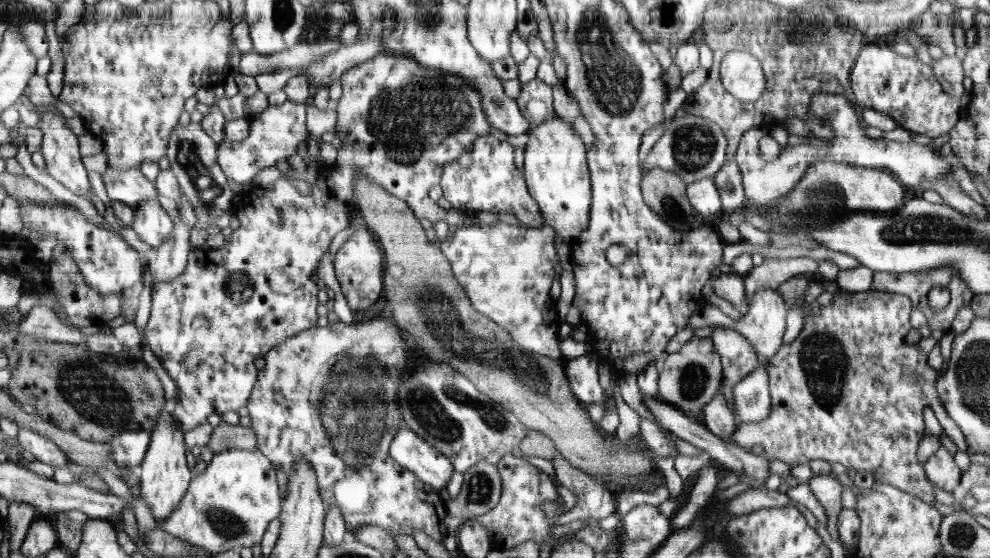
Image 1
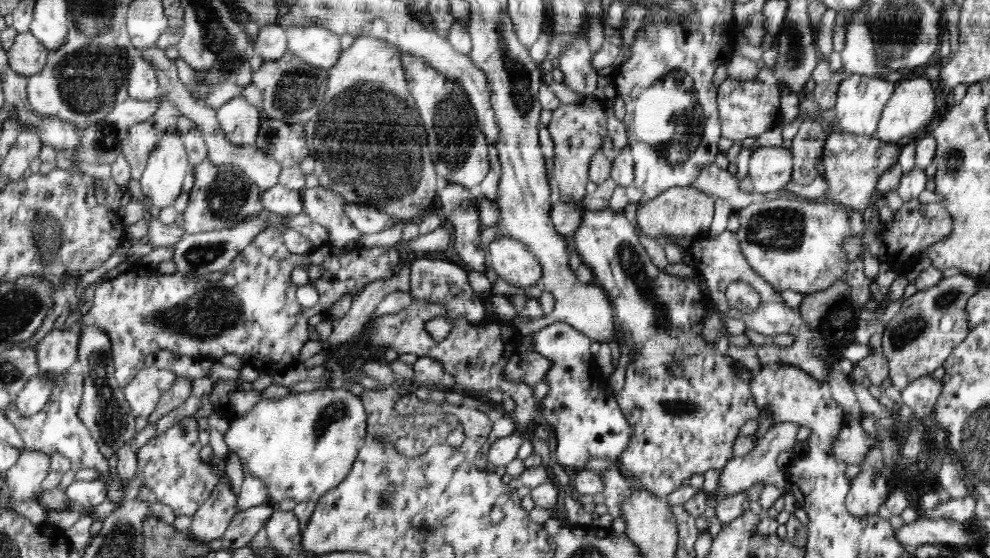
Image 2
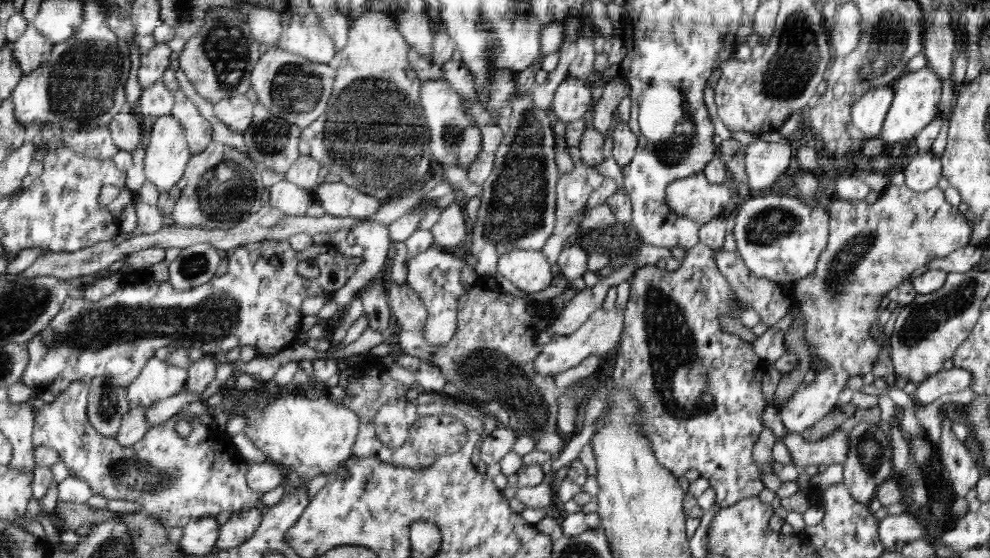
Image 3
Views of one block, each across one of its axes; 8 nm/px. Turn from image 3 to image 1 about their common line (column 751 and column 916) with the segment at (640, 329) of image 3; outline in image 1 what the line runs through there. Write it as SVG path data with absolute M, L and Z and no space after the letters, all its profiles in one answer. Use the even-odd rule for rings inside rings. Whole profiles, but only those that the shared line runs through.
M871 288L867 292L848 292L844 289L841 292L833 294L832 303L819 305L818 309L808 315L808 320L803 324L802 330L793 342L784 344L774 356L768 359L768 376L770 378L770 396L771 410L767 414L765 420L754 423L742 423L740 427L735 429L732 434L732 442L736 446L750 449L754 444L760 444L766 454L768 460L782 460L786 464L795 466L795 464L809 464L810 460L827 460L828 462L840 462L846 468L855 468L856 470L870 470L873 473L874 480L877 483L886 483L898 487L901 491L907 492L927 502L929 505L934 502L934 488L930 479L926 476L925 468L920 465L918 460L918 444L926 434L926 424L924 424L924 408L930 408L936 414L940 425L944 428L944 432L956 443L962 450L968 448L968 443L964 439L956 422L949 416L944 403L940 402L940 393L936 391L936 380L939 373L928 365L928 354L924 353L918 345L908 343L905 336L910 330L910 312L915 311L912 308L912 301L908 296L900 294L888 294L888 292L877 291Z

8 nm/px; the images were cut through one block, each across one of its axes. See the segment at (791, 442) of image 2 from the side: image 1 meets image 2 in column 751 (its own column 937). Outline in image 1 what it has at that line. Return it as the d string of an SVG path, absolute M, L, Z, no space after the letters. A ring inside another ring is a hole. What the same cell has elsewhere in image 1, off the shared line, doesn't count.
M944 446L928 458L924 464L930 482L946 492L958 491L962 470L954 463L954 456Z

